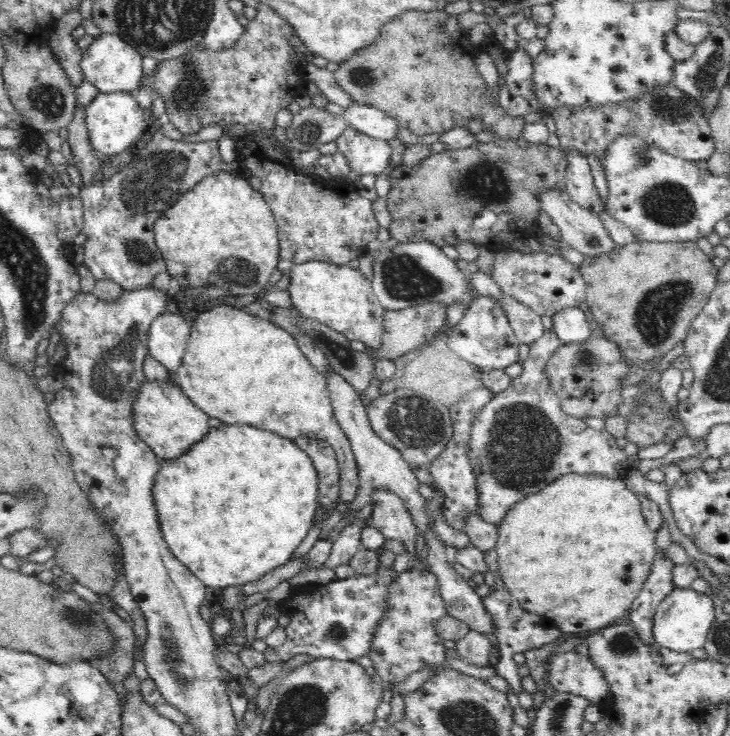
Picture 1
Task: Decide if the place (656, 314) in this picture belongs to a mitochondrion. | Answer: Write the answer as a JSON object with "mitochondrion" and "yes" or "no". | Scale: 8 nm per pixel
{"mitochondrion":"yes"}

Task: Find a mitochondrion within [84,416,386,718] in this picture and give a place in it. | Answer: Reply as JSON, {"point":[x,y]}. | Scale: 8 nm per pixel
{"point":[173,658]}

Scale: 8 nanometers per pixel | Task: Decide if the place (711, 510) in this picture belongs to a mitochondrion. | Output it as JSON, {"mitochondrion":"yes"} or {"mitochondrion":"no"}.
{"mitochondrion":"no"}

